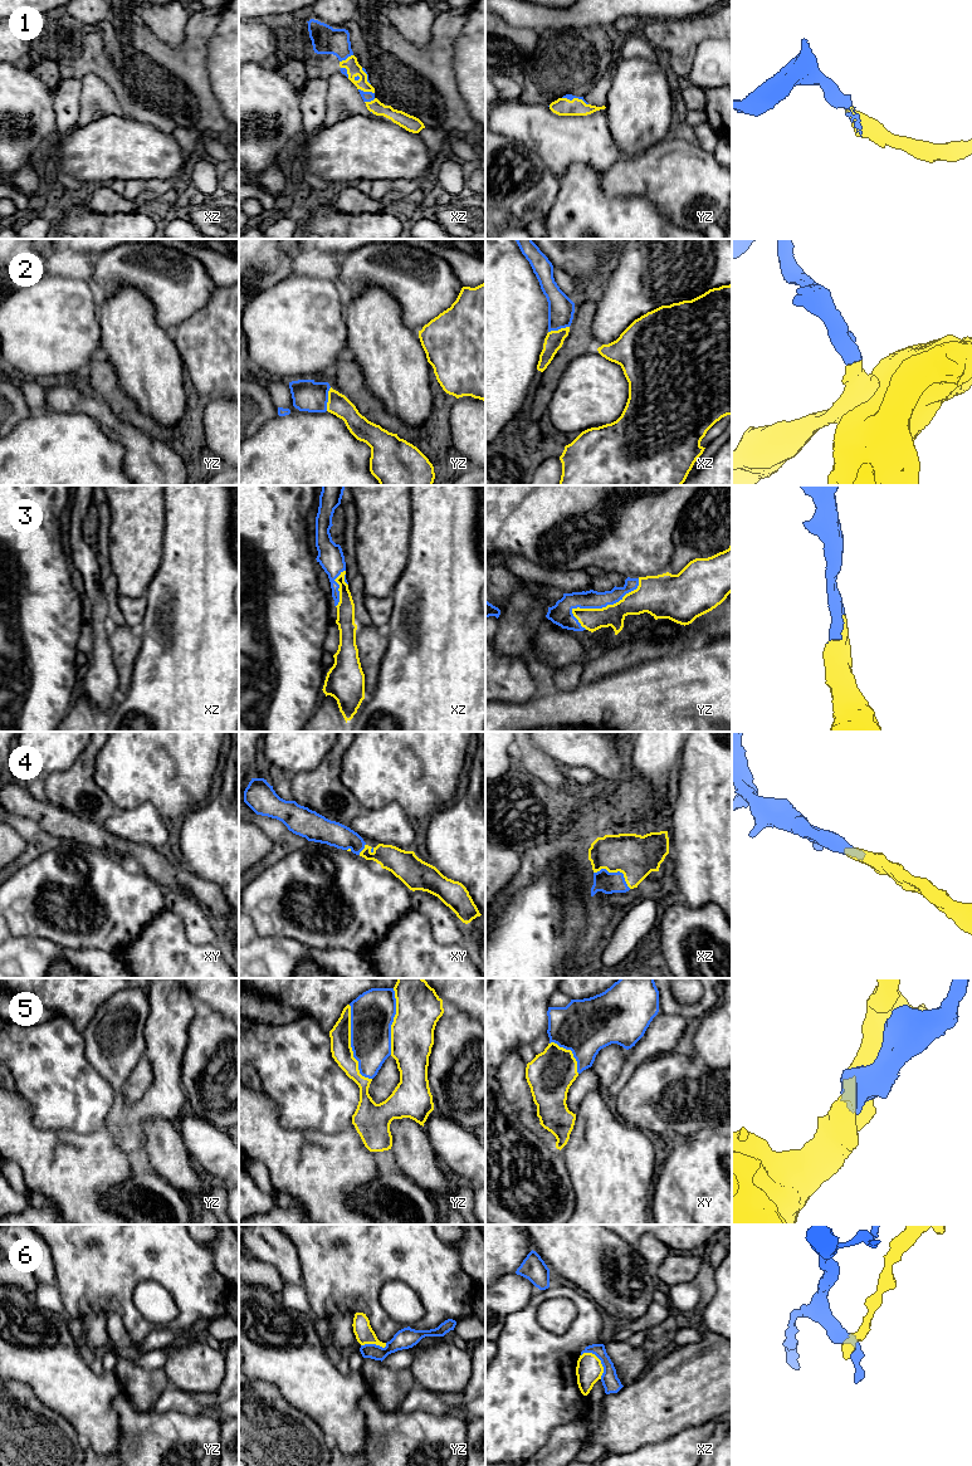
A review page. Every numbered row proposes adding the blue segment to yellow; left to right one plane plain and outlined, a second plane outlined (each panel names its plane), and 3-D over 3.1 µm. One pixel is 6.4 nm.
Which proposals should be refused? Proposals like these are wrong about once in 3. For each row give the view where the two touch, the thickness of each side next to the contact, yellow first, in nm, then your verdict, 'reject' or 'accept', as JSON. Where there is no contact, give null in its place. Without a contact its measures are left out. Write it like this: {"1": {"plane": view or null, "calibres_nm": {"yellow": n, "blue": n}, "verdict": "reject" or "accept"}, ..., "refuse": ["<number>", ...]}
{"1": {"plane": "xz", "calibres_nm": {"yellow": 90, "blue": 60}, "verdict": "accept"}, "2": {"plane": "yz", "calibres_nm": {"yellow": 140, "blue": 200}, "verdict": "accept"}, "3": {"plane": "yz", "calibres_nm": {"yellow": 180, "blue": 120}, "verdict": "accept"}, "4": {"plane": "xz", "calibres_nm": {"yellow": 280, "blue": 140}, "verdict": "accept"}, "5": {"plane": "yz", "calibres_nm": {"yellow": 130, "blue": 280}, "verdict": "accept"}, "6": {"plane": "xz", "calibres_nm": {"yellow": 170, "blue": 110}, "verdict": "reject"}, "refuse": ["6"]}

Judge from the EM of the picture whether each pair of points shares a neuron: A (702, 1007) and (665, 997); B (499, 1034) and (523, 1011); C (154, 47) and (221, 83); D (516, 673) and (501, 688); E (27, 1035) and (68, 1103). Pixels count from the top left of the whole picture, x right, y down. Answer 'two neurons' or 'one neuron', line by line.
A: one neuron
B: one neuron
C: two neurons
D: one neuron
E: one neuron

